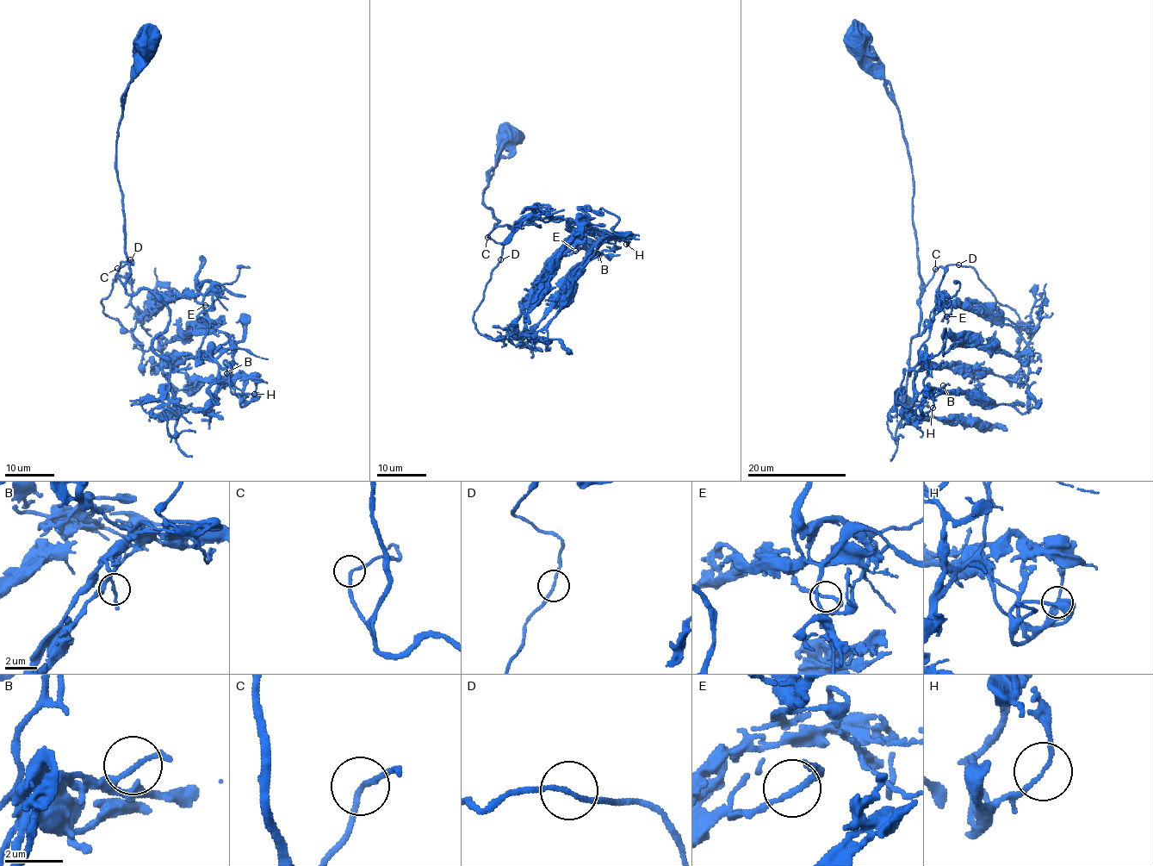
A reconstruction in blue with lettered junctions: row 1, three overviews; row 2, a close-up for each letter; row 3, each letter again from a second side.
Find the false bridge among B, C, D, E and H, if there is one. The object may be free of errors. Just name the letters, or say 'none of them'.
none of them

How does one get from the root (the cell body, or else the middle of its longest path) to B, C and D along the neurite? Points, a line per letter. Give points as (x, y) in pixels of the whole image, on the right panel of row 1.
B: (852, 40), (899, 113), (920, 280), (972, 267), (1030, 332), (1023, 363), (930, 357), (923, 389), (943, 385)
C: (852, 40), (849, 44), (884, 80), (898, 109), (914, 183), (913, 227), (920, 280), (926, 284), (935, 269)
D: (852, 40), (849, 44), (884, 80), (899, 113), (914, 183), (920, 280), (926, 284), (939, 266), (958, 264)

